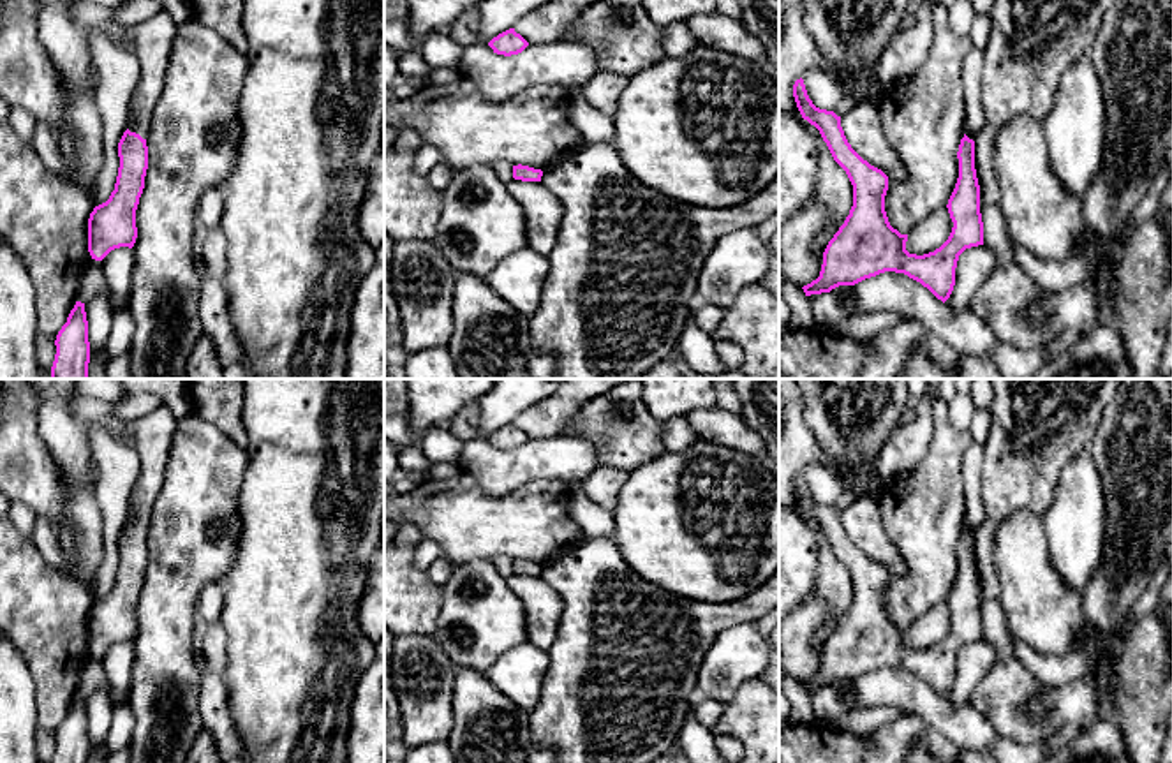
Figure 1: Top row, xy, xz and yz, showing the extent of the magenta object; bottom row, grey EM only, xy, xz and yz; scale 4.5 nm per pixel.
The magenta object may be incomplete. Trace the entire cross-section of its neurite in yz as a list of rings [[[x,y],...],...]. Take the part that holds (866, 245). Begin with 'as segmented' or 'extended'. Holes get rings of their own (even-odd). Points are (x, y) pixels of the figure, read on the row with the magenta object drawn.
as segmented; [[[802,78],[793,85],[793,97],[802,118],[820,130],[834,160],[853,185],[849,215],[823,252],[820,277],[802,287],[805,296],[895,271],[920,282],[945,303],[955,285],[959,256],[966,248],[983,245],[975,141],[964,134],[959,144],[959,178],[946,204],[953,222],[948,240],[934,252],[916,256],[906,250],[908,234],[901,234],[888,222],[885,211],[888,176],[851,148],[841,116],[812,104]]]

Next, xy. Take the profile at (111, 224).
extended; [[[72,2],[72,16],[90,30],[100,30],[111,42],[130,41],[139,60],[139,81],[129,102],[127,130],[118,143],[120,167],[109,199],[93,208],[88,219],[88,252],[102,261],[111,250],[132,248],[137,238],[136,210],[148,169],[146,136],[152,111],[166,83],[166,69],[176,35],[176,23],[164,7],[150,19],[120,26],[111,9],[93,2]]]

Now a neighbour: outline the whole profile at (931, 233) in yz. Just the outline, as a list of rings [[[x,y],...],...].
[[[948,208],[934,210],[908,233],[906,250],[916,256],[934,252],[948,240],[952,227]]]

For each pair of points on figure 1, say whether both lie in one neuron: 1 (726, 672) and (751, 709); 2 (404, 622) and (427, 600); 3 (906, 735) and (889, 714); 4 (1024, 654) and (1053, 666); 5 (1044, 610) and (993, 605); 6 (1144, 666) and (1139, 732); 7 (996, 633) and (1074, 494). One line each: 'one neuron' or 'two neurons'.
1: two neurons
2: one neuron
3: two neurons
4: one neuron
5: two neurons
6: one neuron
7: two neurons

